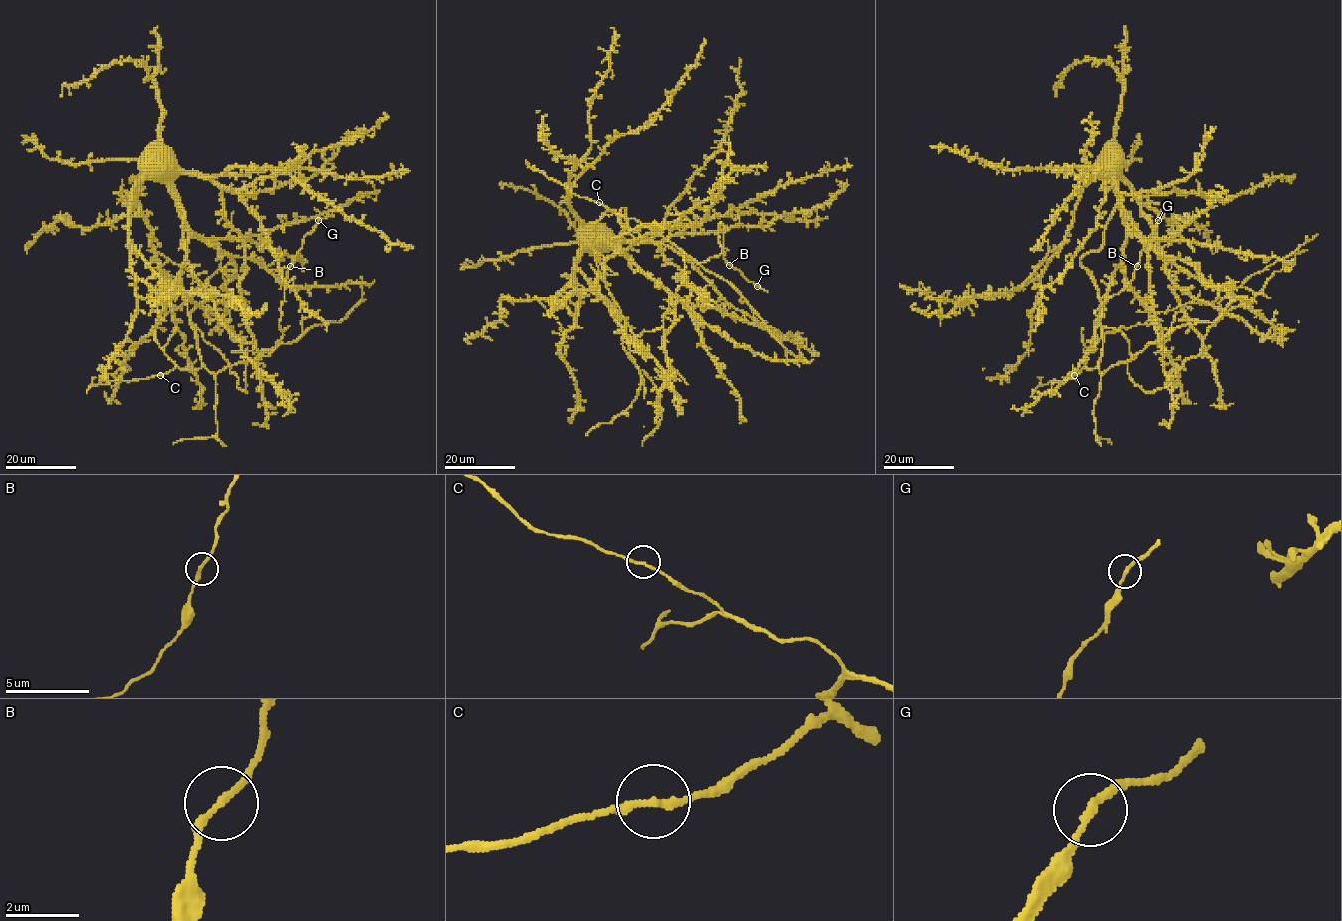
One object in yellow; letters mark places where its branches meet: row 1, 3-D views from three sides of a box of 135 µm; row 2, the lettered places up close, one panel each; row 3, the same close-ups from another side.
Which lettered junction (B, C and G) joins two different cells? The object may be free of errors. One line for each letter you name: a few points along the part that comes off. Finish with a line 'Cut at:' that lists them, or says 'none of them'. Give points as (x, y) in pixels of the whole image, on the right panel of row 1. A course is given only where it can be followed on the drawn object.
Cut at: none of them

